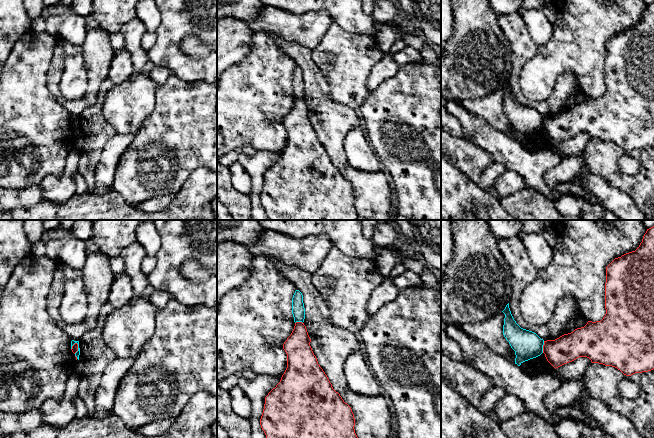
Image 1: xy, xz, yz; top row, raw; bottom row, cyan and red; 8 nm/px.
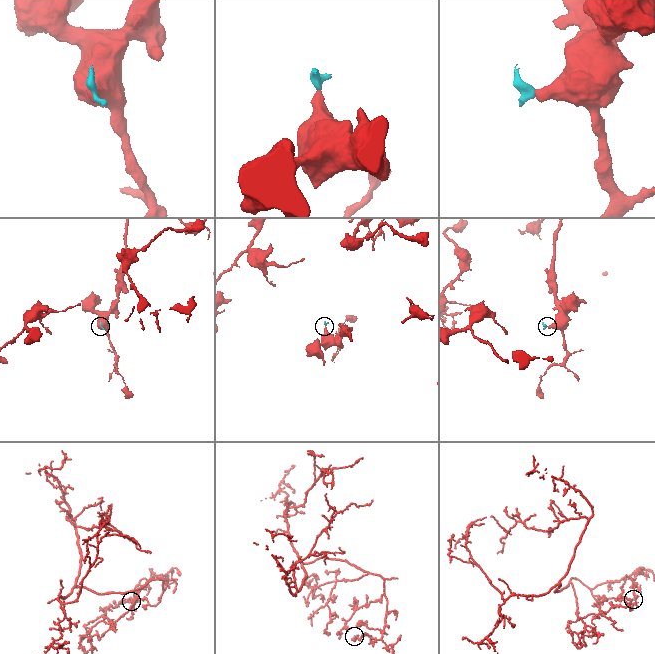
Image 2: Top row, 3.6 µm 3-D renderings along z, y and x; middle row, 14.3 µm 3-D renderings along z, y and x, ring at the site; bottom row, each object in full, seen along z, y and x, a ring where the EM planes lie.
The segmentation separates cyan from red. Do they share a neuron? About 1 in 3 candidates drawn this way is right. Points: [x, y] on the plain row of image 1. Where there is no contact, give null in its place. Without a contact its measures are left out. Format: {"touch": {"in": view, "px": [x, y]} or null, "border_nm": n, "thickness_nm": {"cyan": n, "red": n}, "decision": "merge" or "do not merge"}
{"touch": {"in": "yz", "px": [542, 123]}, "border_nm": 100, "thickness_nm": {"cyan": 220, "red": 220}, "decision": "do not merge"}

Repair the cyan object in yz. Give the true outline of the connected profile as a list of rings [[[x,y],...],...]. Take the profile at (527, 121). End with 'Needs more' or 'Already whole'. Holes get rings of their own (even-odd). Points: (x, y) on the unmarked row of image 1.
[[[509,79],[502,88],[505,90],[503,111],[515,127],[515,140],[520,142],[523,138],[540,132],[543,129],[544,116],[536,109],[523,105],[516,99]]]. Already whole

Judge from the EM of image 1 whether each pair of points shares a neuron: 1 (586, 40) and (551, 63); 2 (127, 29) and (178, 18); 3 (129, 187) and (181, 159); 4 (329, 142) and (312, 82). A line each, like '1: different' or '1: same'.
1: same
2: different
3: same
4: same

